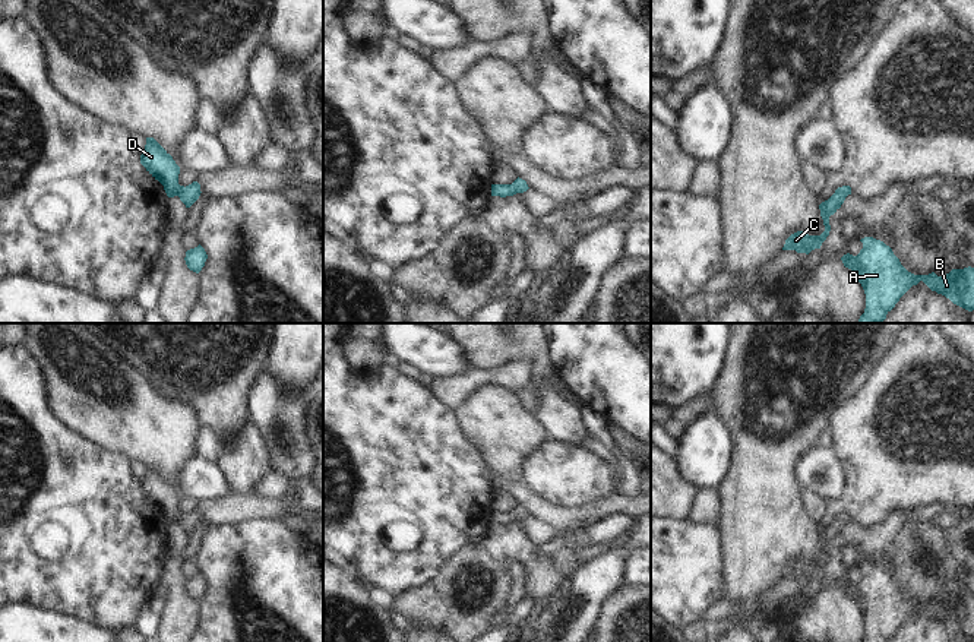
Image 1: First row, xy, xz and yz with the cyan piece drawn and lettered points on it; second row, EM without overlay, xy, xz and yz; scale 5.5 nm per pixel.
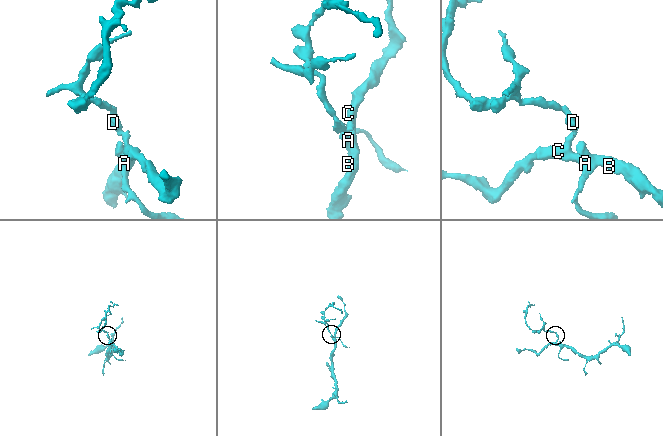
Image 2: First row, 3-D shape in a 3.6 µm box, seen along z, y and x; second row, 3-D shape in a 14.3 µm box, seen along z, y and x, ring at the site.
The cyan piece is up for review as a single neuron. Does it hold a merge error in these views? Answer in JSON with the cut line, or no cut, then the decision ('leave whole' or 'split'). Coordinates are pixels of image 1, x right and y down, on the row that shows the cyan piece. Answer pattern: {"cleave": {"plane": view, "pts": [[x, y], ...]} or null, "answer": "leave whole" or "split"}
{"cleave": null, "answer": "leave whole"}

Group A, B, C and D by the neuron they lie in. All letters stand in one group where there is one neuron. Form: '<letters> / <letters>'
A B C D

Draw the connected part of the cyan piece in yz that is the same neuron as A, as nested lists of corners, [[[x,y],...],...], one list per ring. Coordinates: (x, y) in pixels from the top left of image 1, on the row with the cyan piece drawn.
[[[873,237],[860,241],[863,249],[857,256],[847,253],[841,257],[844,266],[857,273],[866,294],[866,309],[857,323],[882,323],[899,298],[920,281],[954,304],[974,310],[974,268],[952,269],[943,276],[935,272],[914,275],[883,241]]]

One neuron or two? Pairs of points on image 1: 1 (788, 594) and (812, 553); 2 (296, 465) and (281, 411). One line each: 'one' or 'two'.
1: two
2: one

